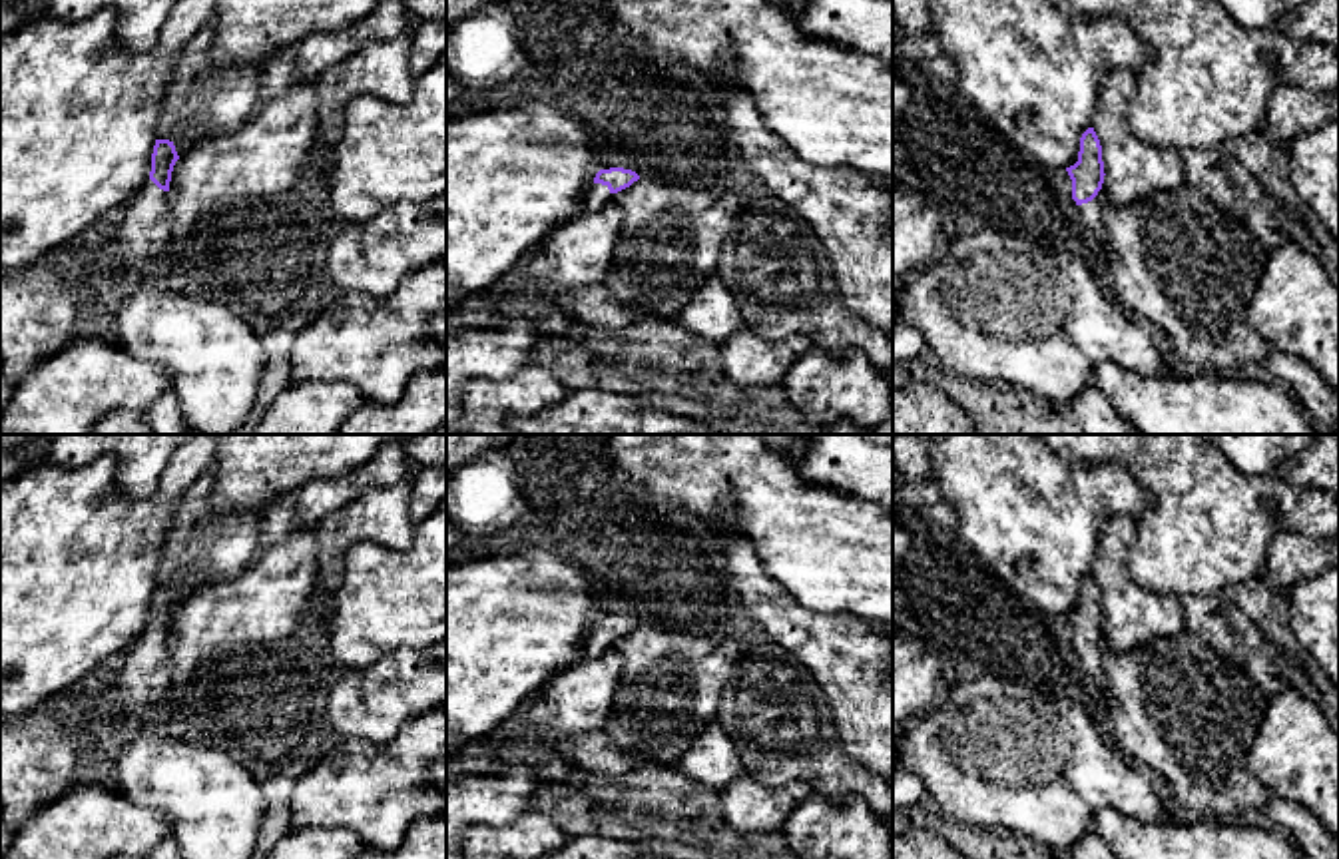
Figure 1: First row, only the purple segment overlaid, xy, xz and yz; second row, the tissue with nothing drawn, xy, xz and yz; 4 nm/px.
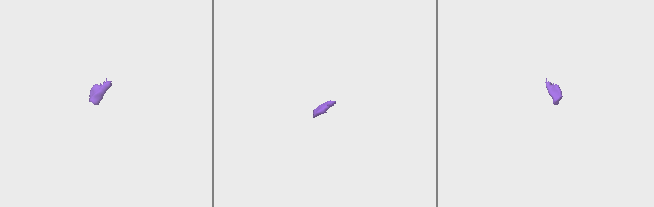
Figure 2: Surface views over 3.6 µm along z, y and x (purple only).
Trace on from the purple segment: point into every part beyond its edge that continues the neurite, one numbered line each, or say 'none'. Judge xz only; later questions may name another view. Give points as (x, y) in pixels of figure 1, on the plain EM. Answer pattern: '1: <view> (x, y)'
1: xz (596, 642)

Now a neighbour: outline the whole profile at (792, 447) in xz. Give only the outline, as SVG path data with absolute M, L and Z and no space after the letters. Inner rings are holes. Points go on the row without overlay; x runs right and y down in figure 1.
M761 434L765 444L779 452L793 468L799 466L801 458L809 448L807 434Z

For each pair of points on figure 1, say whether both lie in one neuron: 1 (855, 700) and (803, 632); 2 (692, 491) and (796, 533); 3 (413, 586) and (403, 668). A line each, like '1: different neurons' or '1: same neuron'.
1: same neuron
2: same neuron
3: different neurons

